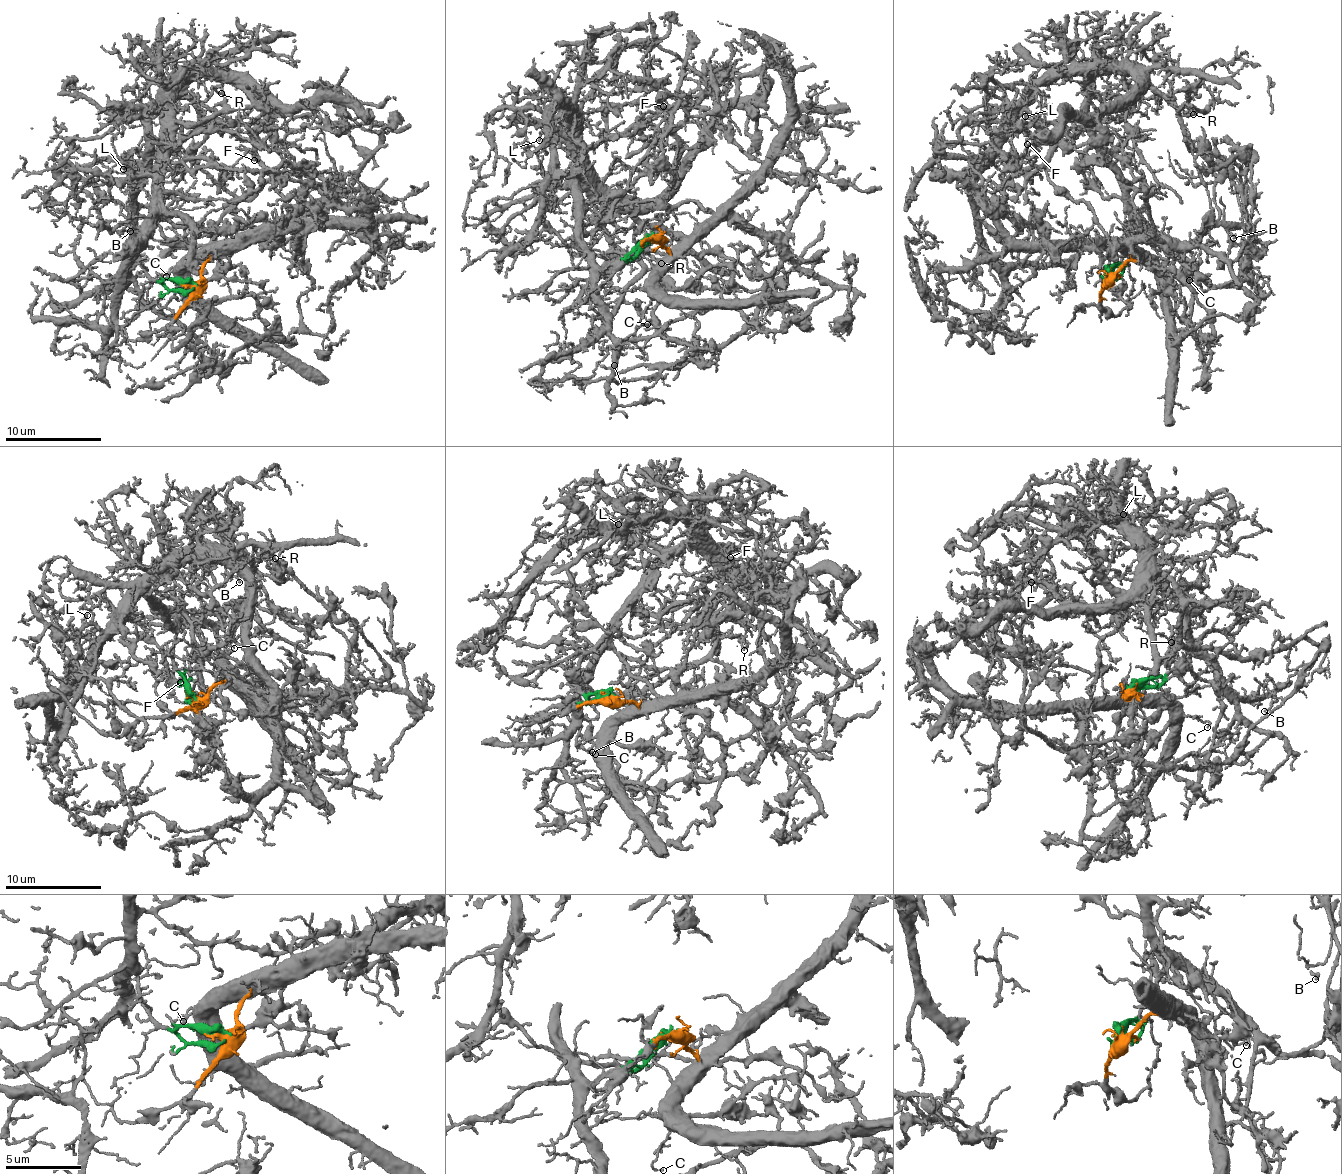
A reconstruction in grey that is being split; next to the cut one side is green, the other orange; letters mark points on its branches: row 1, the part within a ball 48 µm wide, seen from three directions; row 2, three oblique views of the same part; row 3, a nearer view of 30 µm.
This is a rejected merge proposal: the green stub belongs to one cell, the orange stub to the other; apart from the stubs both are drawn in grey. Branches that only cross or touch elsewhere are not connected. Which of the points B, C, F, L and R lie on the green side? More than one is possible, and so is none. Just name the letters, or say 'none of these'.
B, F, L, R

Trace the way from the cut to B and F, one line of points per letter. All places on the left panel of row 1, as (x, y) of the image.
B: (192, 285), (157, 282), (137, 252), (149, 113), (181, 87), (198, 114), (185, 136), (63, 181), (131, 232)
F: (192, 285), (157, 282), (137, 252), (149, 110), (163, 101), (178, 143), (261, 128), (253, 160)

